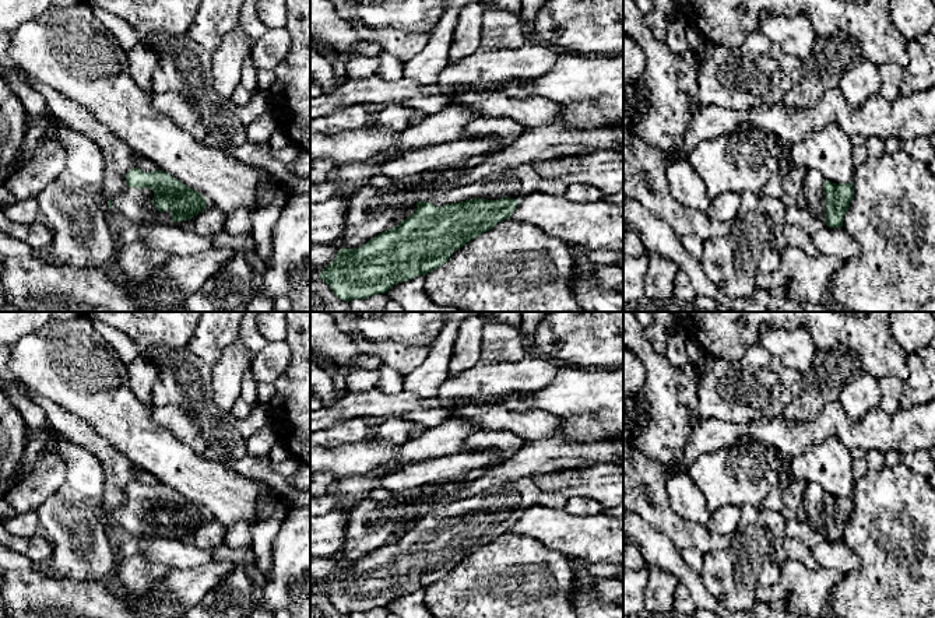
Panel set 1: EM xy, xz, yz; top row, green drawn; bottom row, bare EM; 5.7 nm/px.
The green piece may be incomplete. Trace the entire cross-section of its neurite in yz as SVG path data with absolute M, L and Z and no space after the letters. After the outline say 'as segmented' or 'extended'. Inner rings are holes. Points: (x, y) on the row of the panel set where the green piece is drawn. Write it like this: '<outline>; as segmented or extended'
M812 169L804 176L797 204L822 218L827 227L839 228L843 227L853 199L853 182L836 185Z; extended

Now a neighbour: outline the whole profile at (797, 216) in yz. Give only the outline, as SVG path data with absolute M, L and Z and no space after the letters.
M794 204L785 210L785 222L802 228L811 236L826 227L825 220L815 217L808 210Z

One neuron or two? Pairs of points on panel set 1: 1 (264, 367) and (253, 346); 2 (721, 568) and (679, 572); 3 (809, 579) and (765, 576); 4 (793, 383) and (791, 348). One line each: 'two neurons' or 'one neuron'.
1: two neurons
2: two neurons
3: two neurons
4: two neurons

